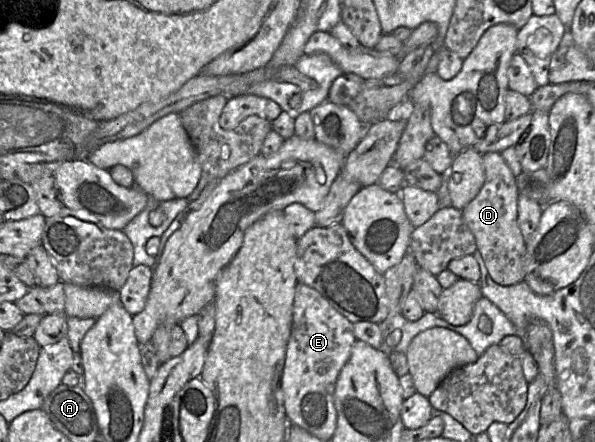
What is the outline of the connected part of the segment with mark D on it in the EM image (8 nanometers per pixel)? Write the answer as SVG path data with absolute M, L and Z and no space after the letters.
M498 152L482 154L485 181L479 193L462 209L462 215L472 232L477 251L481 254L489 276L502 286L524 280L526 243L518 226L518 189L516 177Z

